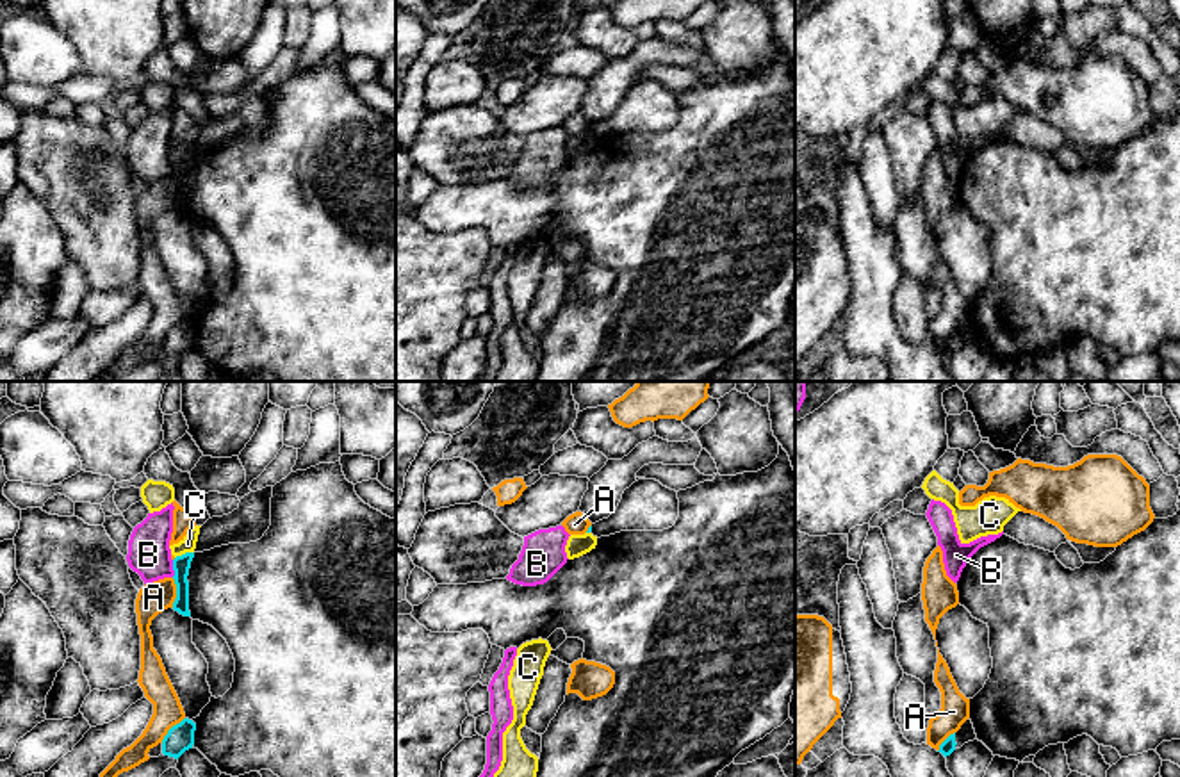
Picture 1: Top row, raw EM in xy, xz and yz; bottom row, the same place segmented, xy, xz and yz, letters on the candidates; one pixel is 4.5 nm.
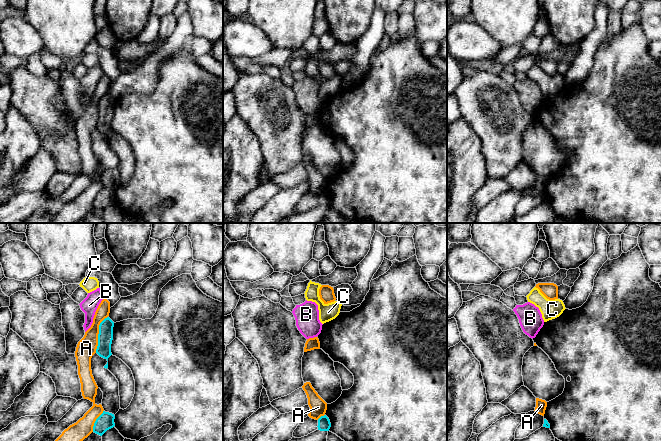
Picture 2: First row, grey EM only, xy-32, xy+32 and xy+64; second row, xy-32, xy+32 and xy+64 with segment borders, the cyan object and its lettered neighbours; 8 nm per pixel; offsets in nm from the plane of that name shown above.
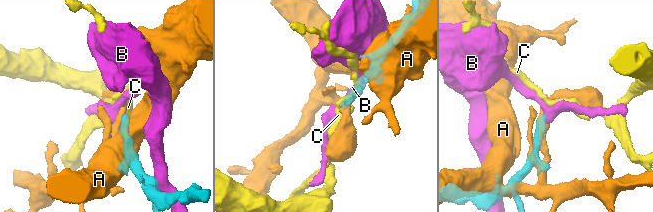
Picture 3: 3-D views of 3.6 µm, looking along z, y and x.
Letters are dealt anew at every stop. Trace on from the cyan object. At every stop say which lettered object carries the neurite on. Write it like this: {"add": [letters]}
{"add": []}

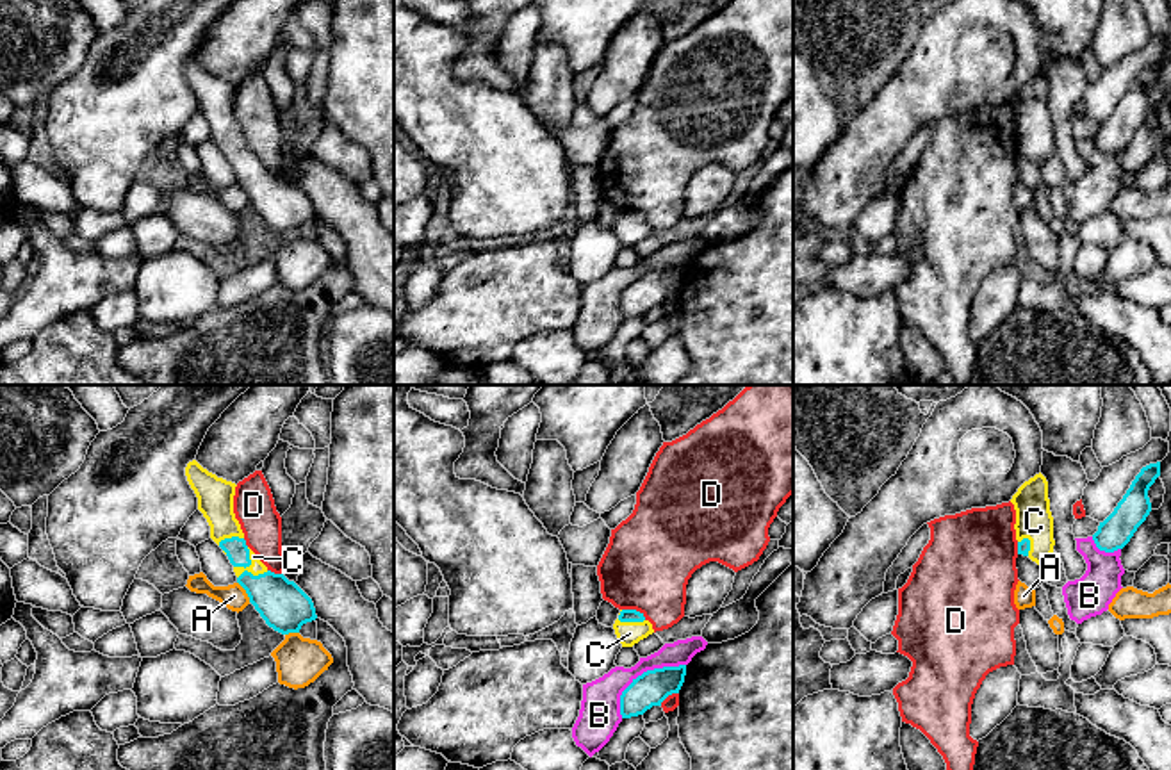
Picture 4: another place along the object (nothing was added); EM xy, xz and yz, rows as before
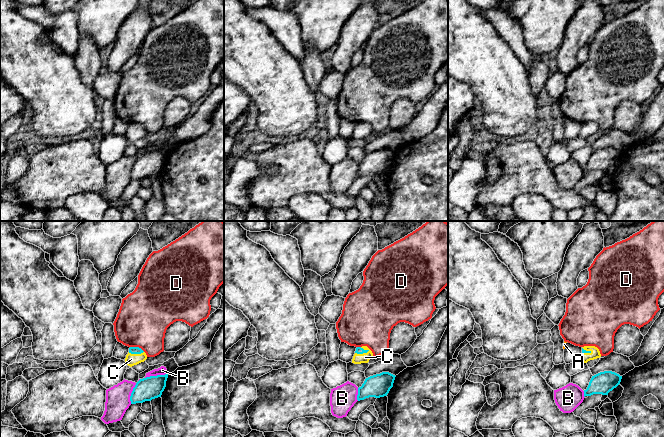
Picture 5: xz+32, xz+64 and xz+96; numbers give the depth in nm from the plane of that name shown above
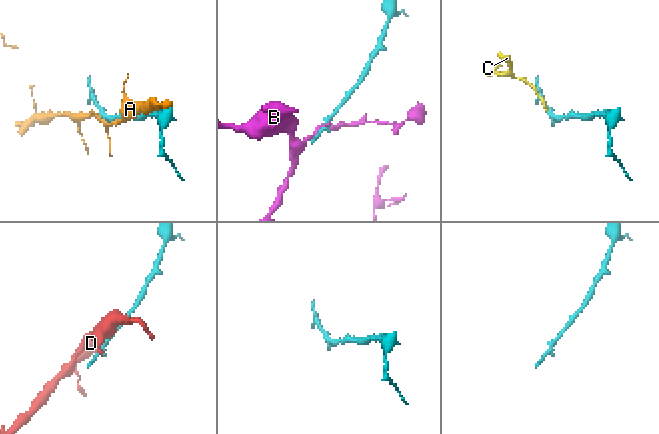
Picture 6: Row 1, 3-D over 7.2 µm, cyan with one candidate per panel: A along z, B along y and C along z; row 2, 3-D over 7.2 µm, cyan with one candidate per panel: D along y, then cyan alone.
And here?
{"add": ["C"]}

